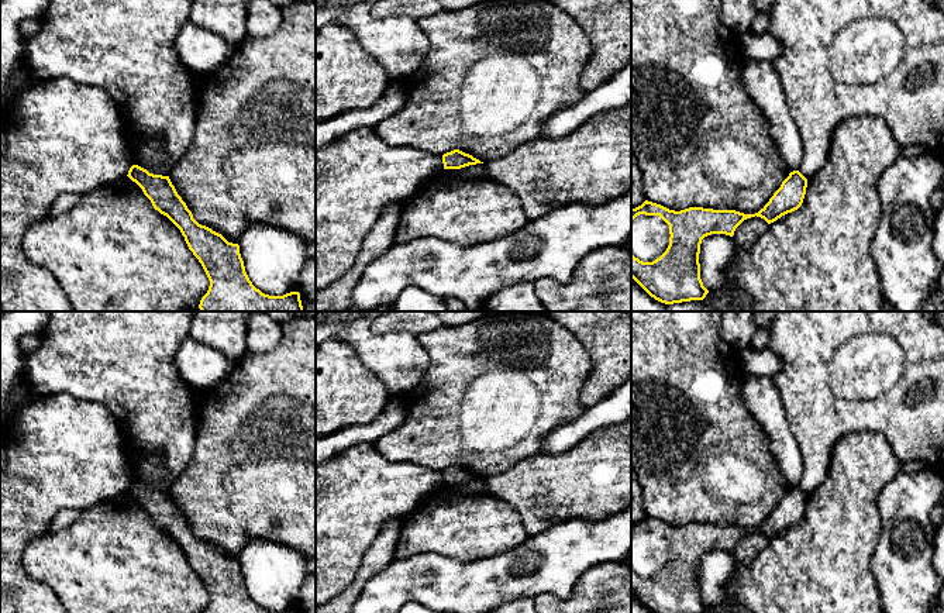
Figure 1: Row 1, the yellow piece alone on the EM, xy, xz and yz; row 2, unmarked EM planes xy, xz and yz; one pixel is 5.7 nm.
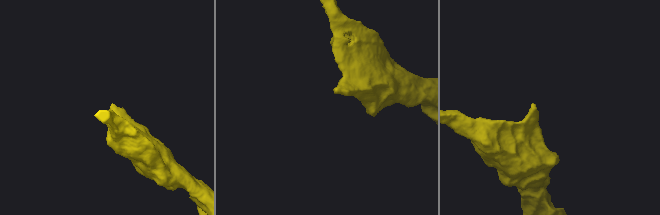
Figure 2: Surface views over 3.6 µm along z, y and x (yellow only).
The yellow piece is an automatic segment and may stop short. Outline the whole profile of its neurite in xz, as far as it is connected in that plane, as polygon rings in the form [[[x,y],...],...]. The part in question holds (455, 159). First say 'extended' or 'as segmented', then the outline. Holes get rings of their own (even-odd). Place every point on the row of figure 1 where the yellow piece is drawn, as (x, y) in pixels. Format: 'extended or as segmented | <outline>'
as segmented | [[[454,149],[442,155],[444,169],[461,169],[469,165],[483,163],[469,154]]]

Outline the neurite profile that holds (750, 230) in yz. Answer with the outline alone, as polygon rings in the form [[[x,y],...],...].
[[[761,217],[744,220],[734,231],[734,245],[737,249],[750,249],[757,240],[766,233],[769,224]]]

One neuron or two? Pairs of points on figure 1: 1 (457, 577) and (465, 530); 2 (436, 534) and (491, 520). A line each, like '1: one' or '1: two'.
1: two
2: one

